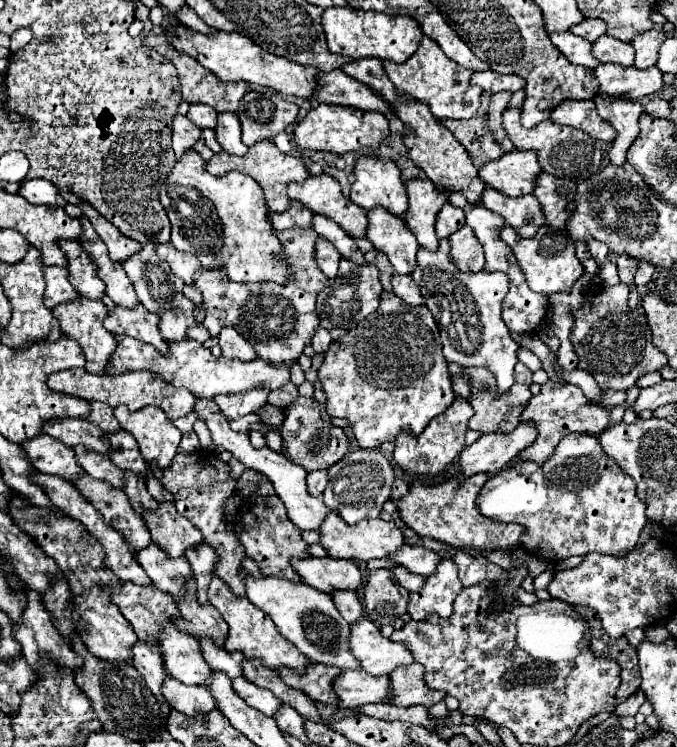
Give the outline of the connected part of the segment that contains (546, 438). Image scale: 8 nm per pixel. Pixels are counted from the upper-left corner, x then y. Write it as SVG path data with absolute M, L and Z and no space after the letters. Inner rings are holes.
M546 382L542 386L540 394L532 396L528 406L522 410L520 422L532 424L538 430L538 436L528 448L524 448L524 452L520 452L514 460L510 460L506 464L506 468L512 468L514 464L518 464L522 460L534 460L536 464L544 464L554 454L556 444L570 432L584 432L584 434L604 432L610 426L610 412L604 406L590 404L578 386L570 386L570 384L562 386L556 382Z

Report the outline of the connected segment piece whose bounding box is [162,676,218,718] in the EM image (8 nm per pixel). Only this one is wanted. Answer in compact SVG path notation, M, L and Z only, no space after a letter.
M168 676L164 680L162 694L166 696L166 700L170 702L170 706L174 710L188 714L188 716L194 716L194 718L196 716L202 718L204 714L218 710L216 700L212 700L210 690L206 690L204 686L186 686L172 676Z

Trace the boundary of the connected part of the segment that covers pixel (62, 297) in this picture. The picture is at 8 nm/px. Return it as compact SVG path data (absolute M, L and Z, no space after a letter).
M46 266L44 278L46 278L46 292L44 292L46 308L54 308L62 302L80 300L80 292L68 282L68 270L56 268L56 266Z

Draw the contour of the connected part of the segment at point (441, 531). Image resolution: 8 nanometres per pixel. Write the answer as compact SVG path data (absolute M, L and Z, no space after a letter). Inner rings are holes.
M476 474L464 480L460 488L452 490L452 480L436 484L436 486L422 486L420 482L414 482L410 486L410 492L396 502L400 510L400 518L420 536L430 536L438 542L446 542L456 548L474 548L482 552L492 552L492 550L512 550L522 546L520 538L524 538L524 528L520 524L504 524L504 522L494 522L478 512L476 498L486 484L488 476L486 474Z

